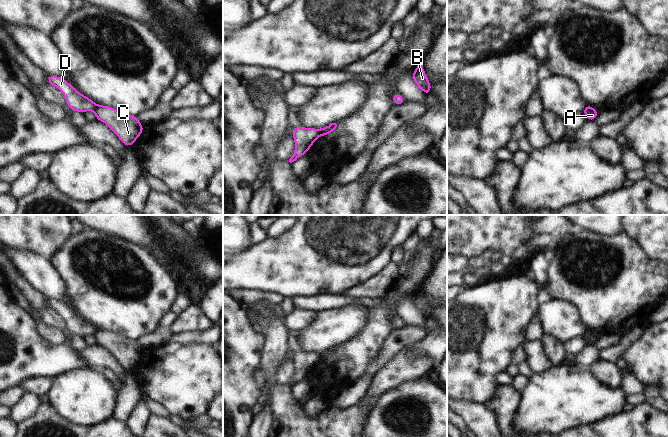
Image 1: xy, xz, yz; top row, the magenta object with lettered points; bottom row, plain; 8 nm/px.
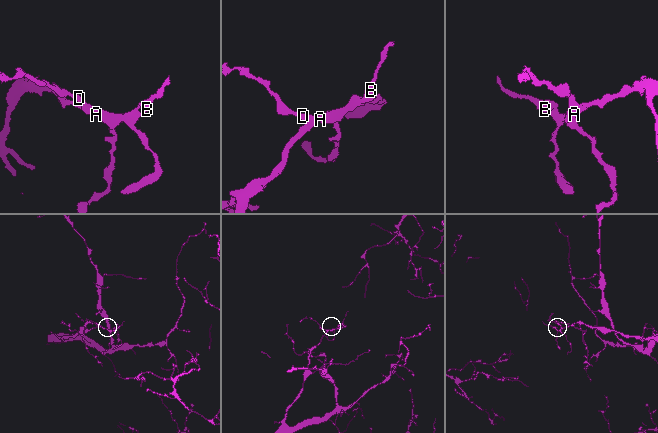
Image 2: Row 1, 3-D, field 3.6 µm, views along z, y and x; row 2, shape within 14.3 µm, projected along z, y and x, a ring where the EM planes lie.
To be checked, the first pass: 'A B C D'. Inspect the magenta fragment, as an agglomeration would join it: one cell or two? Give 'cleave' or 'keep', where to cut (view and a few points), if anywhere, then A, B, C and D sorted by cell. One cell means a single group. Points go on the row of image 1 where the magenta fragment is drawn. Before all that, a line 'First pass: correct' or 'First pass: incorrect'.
First pass: incorrect
cleave | xz (319, 129), (320, 135) | A B C / D

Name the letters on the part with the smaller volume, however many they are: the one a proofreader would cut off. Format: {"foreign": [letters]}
{"foreign": ["A", "B", "C"]}

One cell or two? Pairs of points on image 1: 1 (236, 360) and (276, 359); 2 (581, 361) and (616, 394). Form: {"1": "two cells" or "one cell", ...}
{"1": "two cells", "2": "two cells"}

